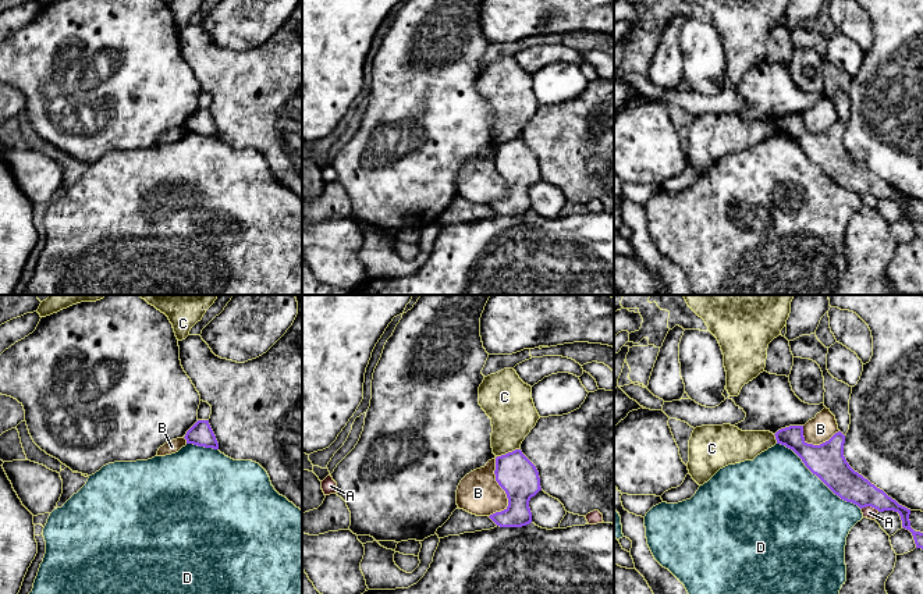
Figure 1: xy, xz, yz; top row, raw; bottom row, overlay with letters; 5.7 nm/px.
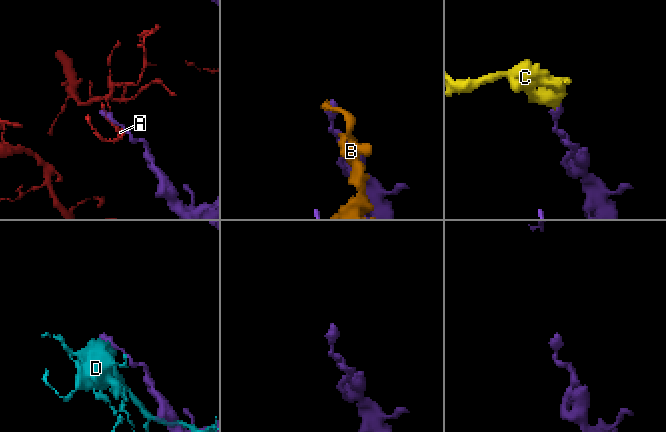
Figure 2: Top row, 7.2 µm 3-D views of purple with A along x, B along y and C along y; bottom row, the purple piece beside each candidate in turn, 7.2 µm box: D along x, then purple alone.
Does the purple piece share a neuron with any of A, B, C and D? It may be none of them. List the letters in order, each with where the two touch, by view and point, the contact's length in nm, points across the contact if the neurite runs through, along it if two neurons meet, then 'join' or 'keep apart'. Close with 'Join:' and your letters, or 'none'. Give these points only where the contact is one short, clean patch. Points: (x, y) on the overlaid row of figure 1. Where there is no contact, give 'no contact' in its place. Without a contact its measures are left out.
A: yz (870, 505) | 110 nm | along yz (861, 508), (870, 507), (879, 511) | keep apart
B: xz (504, 490) | 340 nm | keep apart
C: xz (508, 452) | 140 nm | along xz (518, 448), (497, 456) | keep apart
D: yz (819, 477) | 600 nm | keep apart
Join: none

